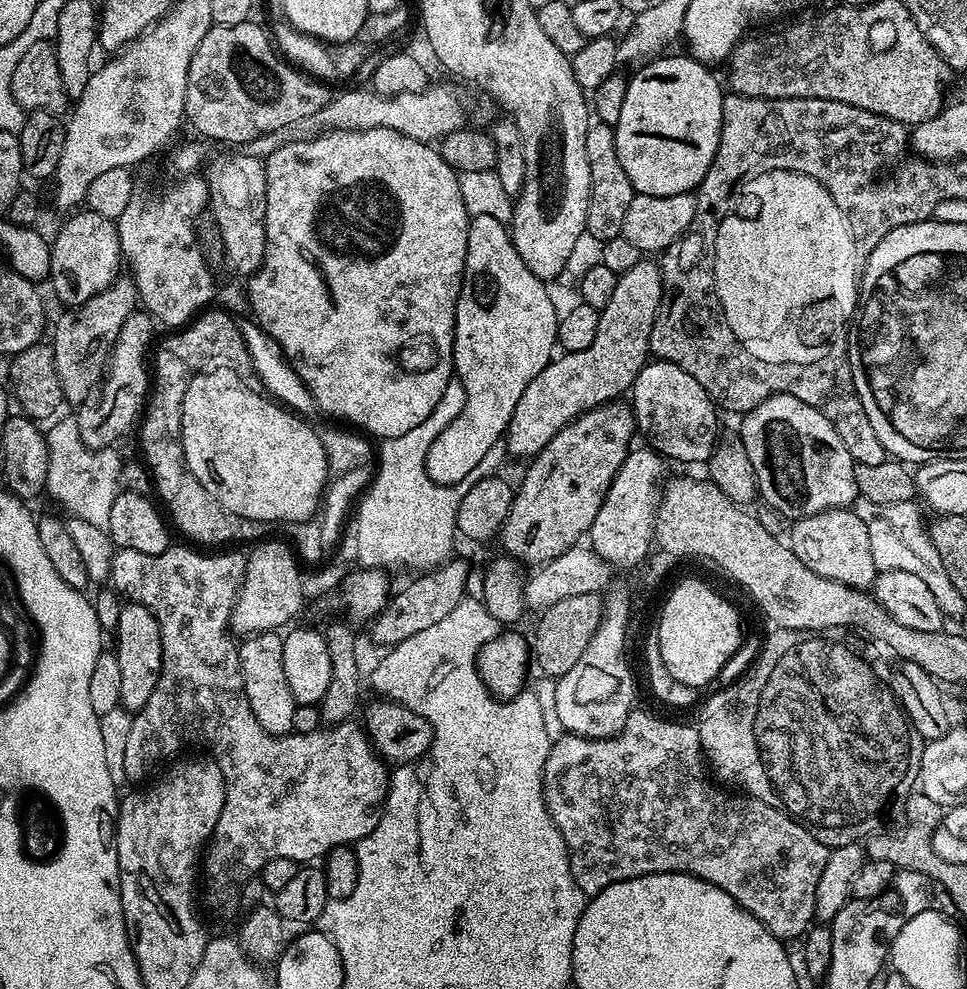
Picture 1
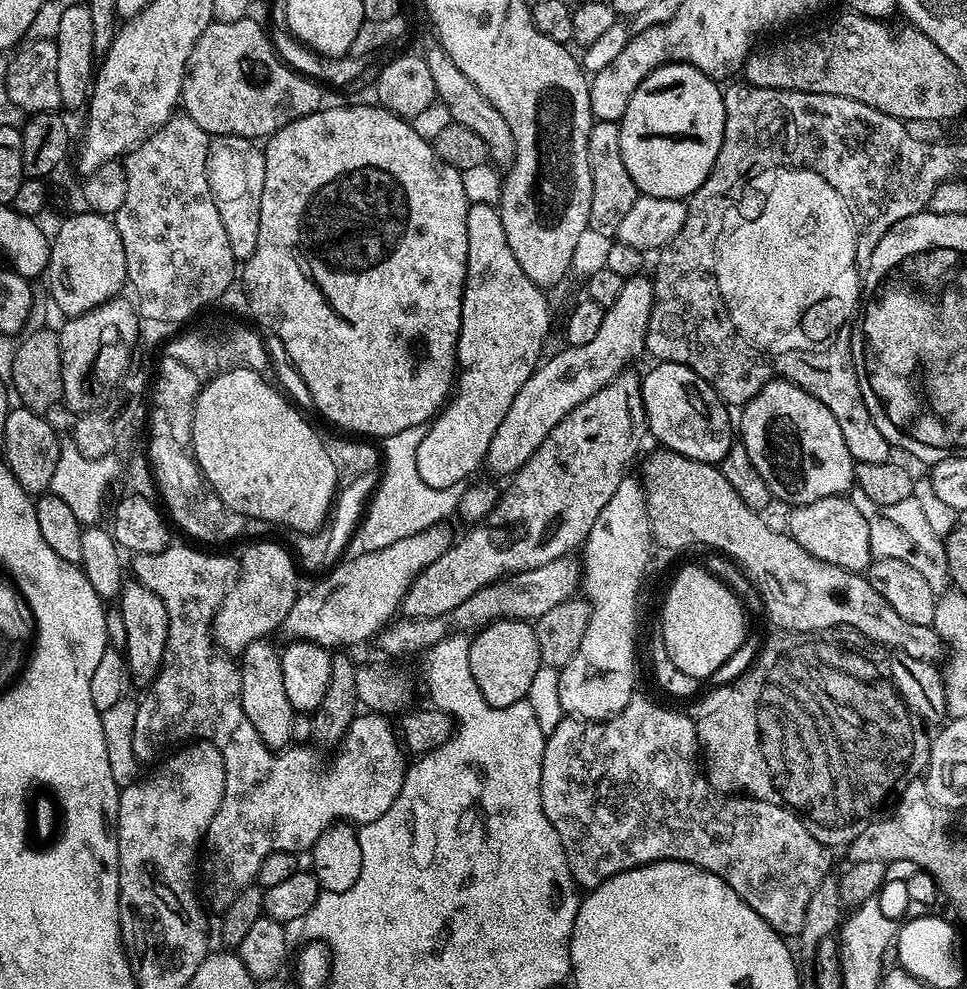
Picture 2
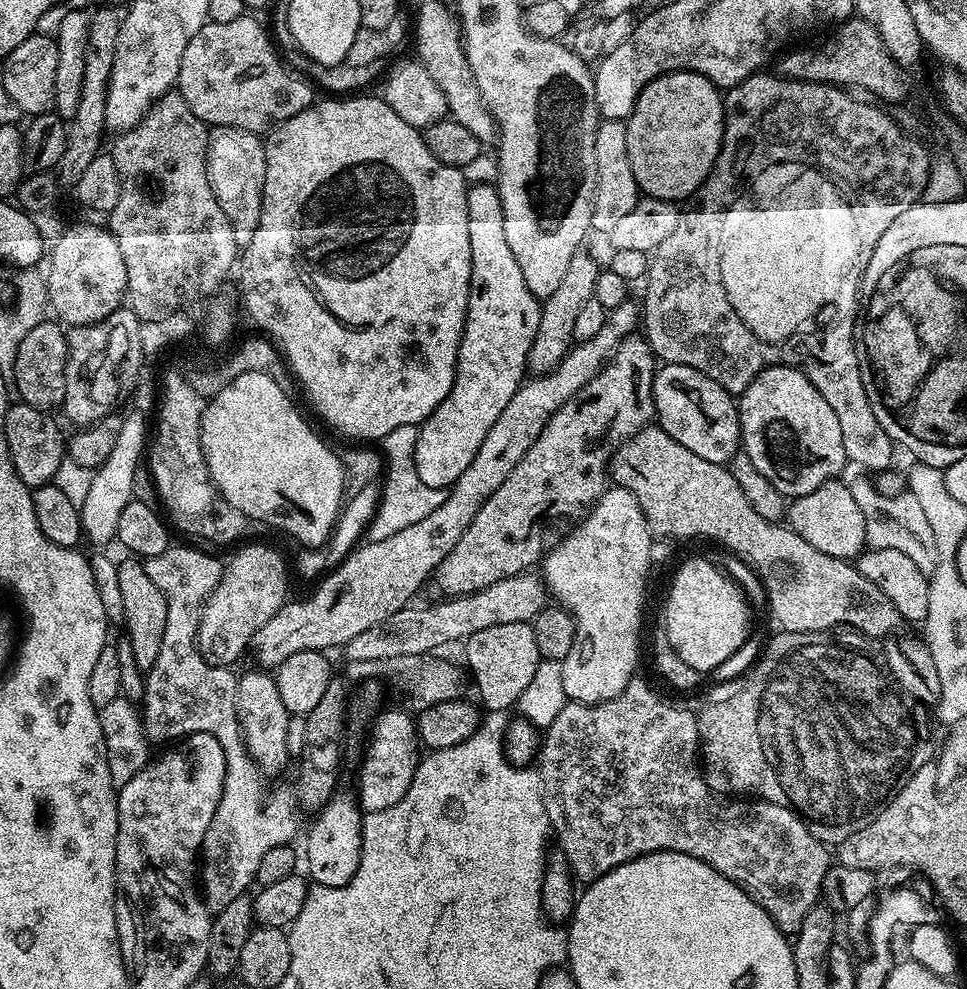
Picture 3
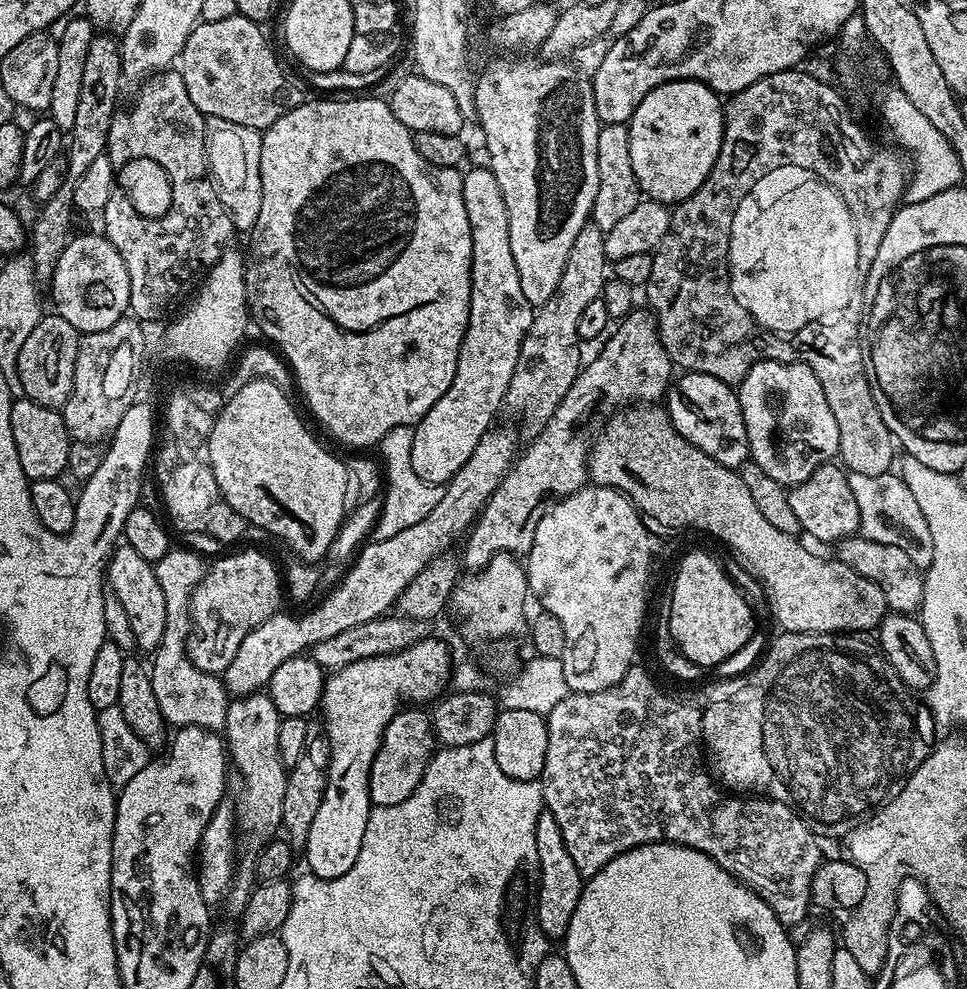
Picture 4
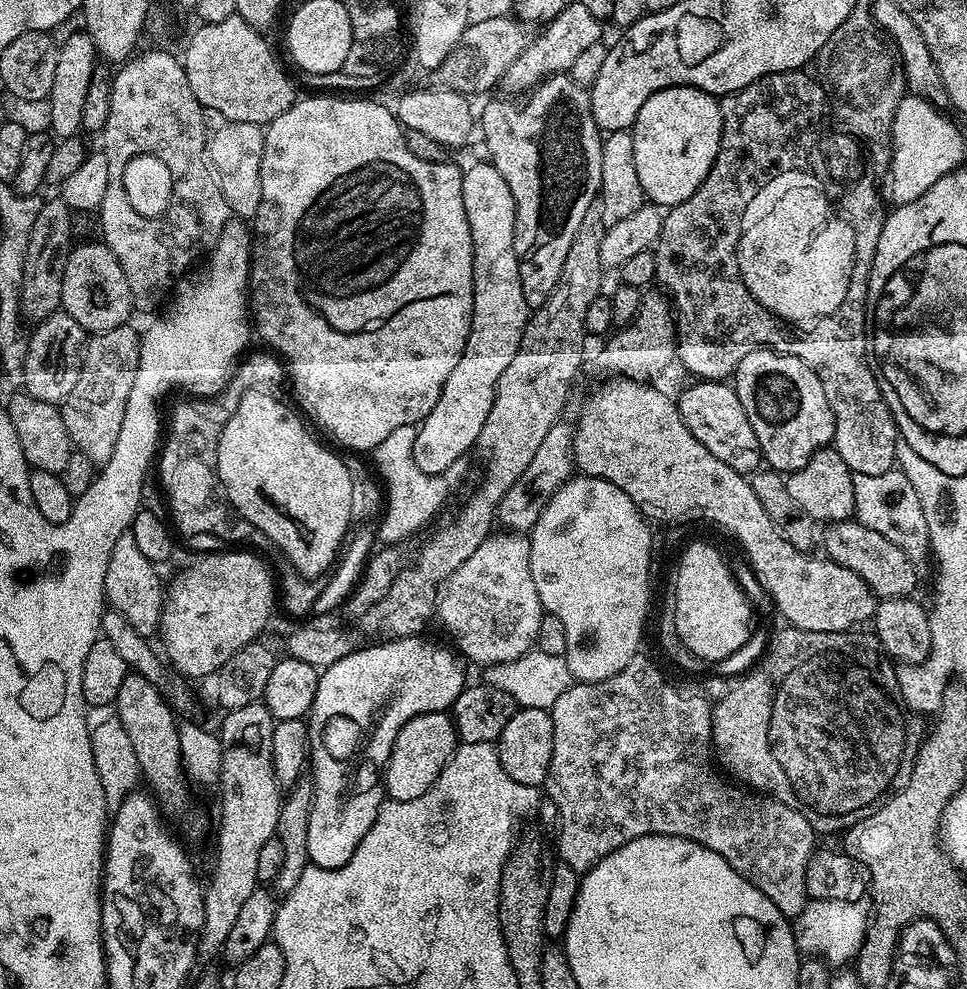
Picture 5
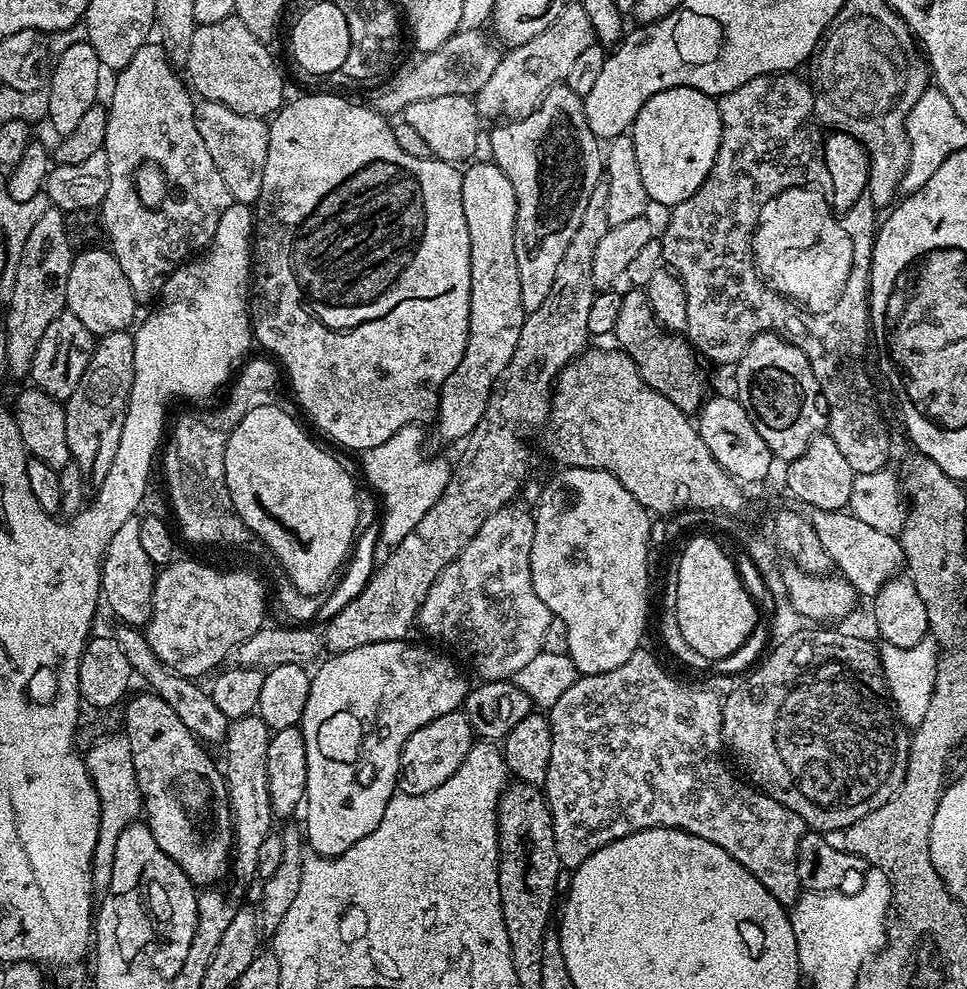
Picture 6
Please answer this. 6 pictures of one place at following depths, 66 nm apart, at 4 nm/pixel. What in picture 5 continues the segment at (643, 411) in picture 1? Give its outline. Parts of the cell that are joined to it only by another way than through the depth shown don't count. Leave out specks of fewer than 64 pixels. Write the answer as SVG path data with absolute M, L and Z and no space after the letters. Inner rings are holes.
M700 380L692 382L681 396L678 396L678 407L682 414L682 422L718 458L718 462L726 462L734 470L751 474L761 467L760 443L754 434L754 426L750 426L750 418L746 418L746 410L742 410L742 402L738 402L738 394L731 383L719 380Z

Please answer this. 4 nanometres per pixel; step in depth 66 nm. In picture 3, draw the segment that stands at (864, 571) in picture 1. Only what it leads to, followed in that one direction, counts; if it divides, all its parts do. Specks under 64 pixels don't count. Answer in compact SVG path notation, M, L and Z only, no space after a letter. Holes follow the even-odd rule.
M843 479L827 480L818 490L810 494L802 494L795 497L786 508L786 524L793 532L797 532L814 550L822 550L822 554L830 554L839 560L849 562L855 561L856 557L866 548L866 518L862 518L862 510L858 510L858 505L854 503L854 494L847 483L843 484Z

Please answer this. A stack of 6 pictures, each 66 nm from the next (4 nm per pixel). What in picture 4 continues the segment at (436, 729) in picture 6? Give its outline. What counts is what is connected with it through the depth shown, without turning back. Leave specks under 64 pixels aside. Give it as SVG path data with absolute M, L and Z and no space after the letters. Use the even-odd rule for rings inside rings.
M420 706L405 707L393 718L390 726L386 726L374 766L370 770L370 798L375 807L398 806L398 802L406 802L406 798L410 798L410 794L414 794L422 782L424 771L438 748L431 715L423 710Z

